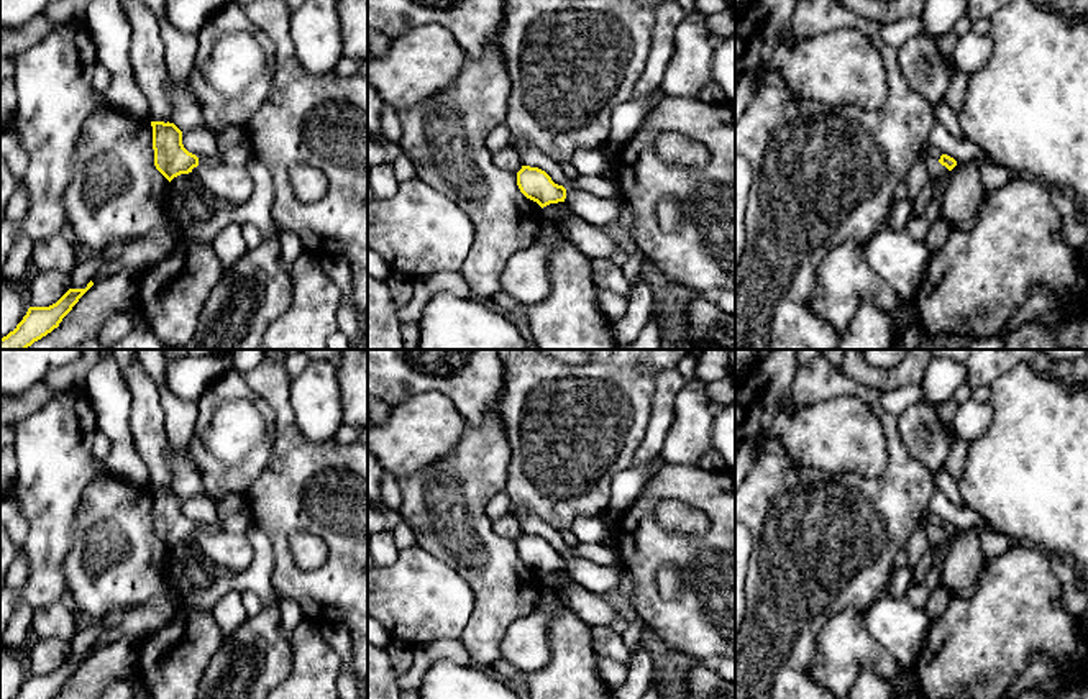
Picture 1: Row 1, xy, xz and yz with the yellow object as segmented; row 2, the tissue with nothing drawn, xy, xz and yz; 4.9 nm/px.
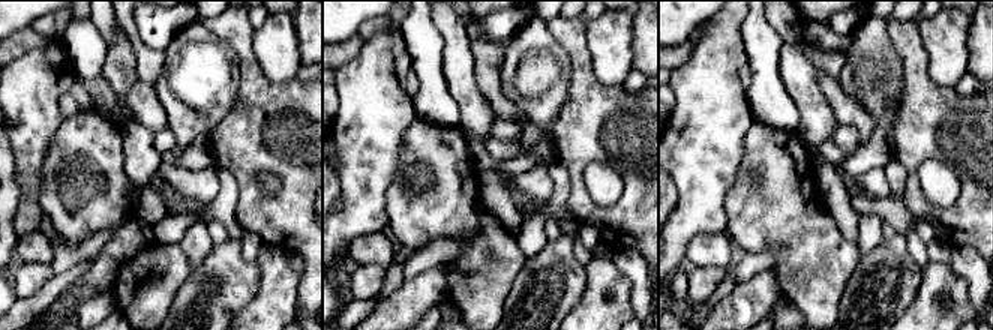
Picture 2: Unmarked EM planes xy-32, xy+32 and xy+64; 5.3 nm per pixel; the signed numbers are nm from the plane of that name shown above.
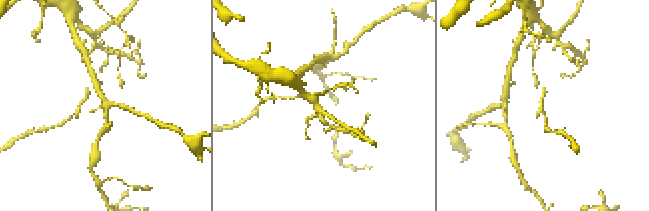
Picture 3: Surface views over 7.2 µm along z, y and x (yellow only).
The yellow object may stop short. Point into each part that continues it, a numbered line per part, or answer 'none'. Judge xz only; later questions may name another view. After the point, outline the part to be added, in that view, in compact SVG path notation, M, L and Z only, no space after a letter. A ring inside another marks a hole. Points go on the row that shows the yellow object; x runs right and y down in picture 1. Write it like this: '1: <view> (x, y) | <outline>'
1: xz (596, 210) | M568 189L565 202L569 205L571 213L594 226L602 228L619 222L620 208L617 197L604 199L584 190Z

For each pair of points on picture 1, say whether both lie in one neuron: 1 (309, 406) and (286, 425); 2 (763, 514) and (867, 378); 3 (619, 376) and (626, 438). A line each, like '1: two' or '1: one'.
1: two
2: two
3: one

